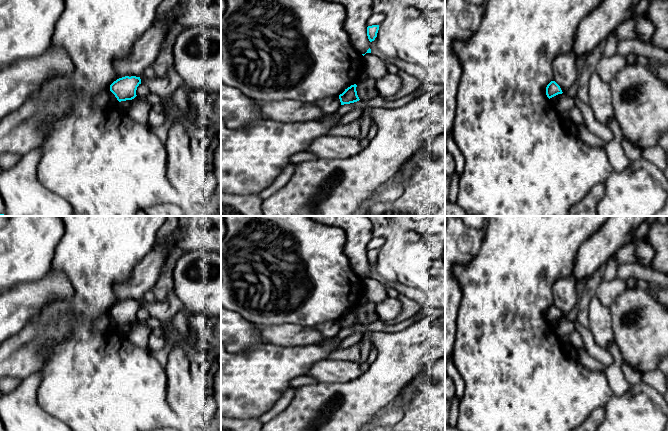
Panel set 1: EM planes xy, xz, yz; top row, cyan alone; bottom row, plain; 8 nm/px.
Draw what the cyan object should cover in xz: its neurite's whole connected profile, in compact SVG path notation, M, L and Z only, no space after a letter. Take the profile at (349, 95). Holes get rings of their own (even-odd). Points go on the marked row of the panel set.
M356 84L351 85L347 89L345 89L342 94L339 95L341 105L354 103L360 100L357 95L356 87Z

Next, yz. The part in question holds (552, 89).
M551 81L546 87L546 95L549 99L562 93L560 86L555 81Z

